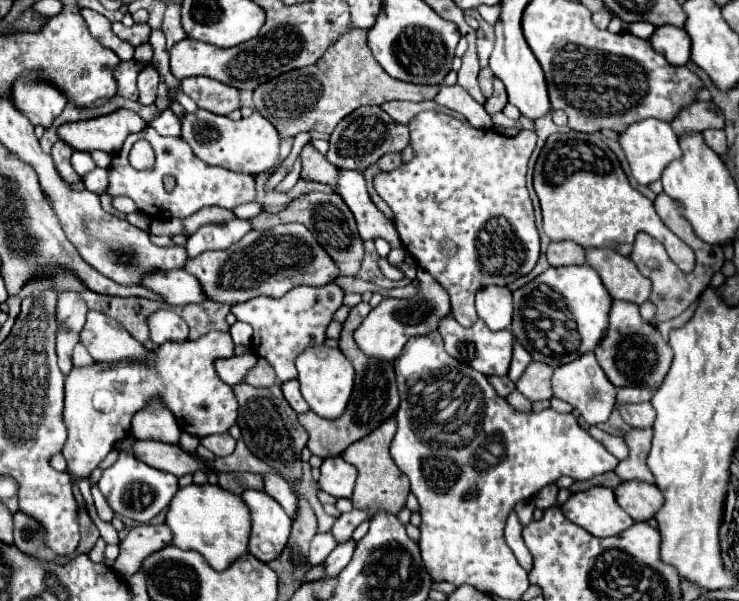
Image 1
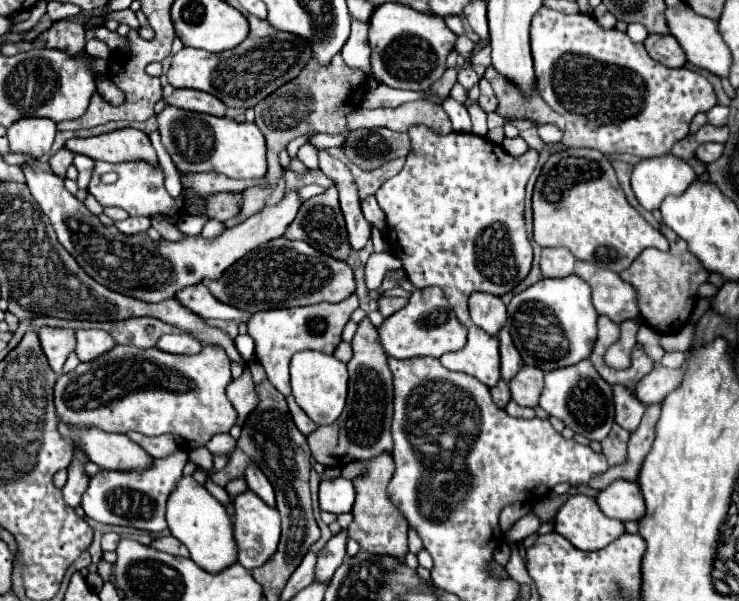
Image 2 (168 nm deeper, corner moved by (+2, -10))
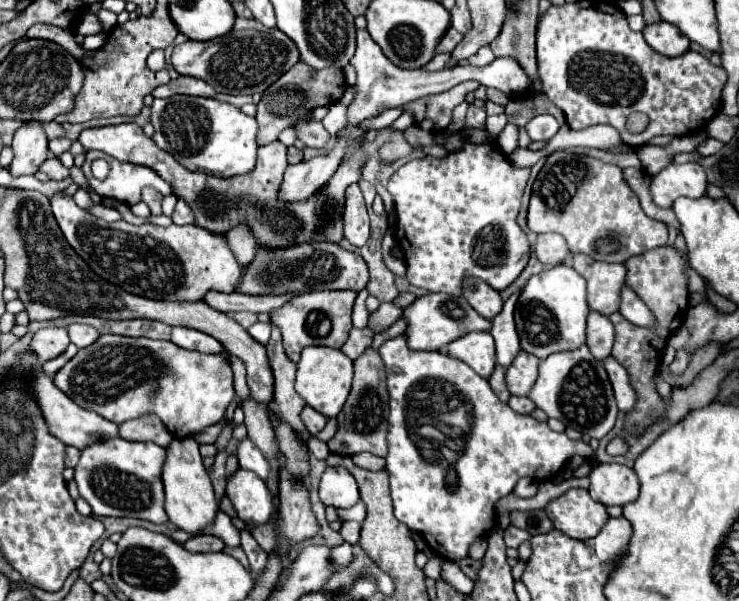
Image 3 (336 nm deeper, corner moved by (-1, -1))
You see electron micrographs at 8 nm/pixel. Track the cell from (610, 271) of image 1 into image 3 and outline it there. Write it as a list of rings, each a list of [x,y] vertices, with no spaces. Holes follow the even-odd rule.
[[[576,254],[572,268],[588,282],[588,306],[594,312],[610,316],[618,312],[620,288],[626,280],[624,264],[596,262],[586,254]]]

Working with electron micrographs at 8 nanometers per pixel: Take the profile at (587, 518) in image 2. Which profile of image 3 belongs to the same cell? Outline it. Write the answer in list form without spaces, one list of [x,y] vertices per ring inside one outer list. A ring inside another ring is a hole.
[[[570,488],[566,494],[550,500],[544,508],[554,528],[576,540],[588,540],[604,526],[608,512],[594,502],[584,488]]]

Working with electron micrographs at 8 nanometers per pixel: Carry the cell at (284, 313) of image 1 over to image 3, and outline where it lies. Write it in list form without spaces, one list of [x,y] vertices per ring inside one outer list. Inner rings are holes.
[[[310,292],[302,296],[294,296],[286,306],[274,310],[272,324],[278,324],[284,338],[284,350],[292,362],[300,360],[300,352],[304,346],[330,346],[342,348],[352,330],[352,306],[356,300],[356,292]]]

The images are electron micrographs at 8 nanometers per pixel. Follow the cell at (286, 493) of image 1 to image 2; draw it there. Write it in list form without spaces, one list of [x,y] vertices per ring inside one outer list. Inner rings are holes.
[[[251,463],[251,465],[247,467],[247,471],[245,471],[245,481],[247,481],[247,485],[249,485],[249,489],[251,489],[253,493],[257,493],[267,505],[275,507],[275,491],[273,491],[269,479],[261,473],[259,467],[255,467],[255,465]]]

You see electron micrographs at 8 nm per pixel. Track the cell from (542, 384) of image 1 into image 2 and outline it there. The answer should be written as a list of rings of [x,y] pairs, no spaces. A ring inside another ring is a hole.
[[[523,367],[509,383],[511,399],[523,407],[537,407],[543,391],[543,371],[539,367]]]

